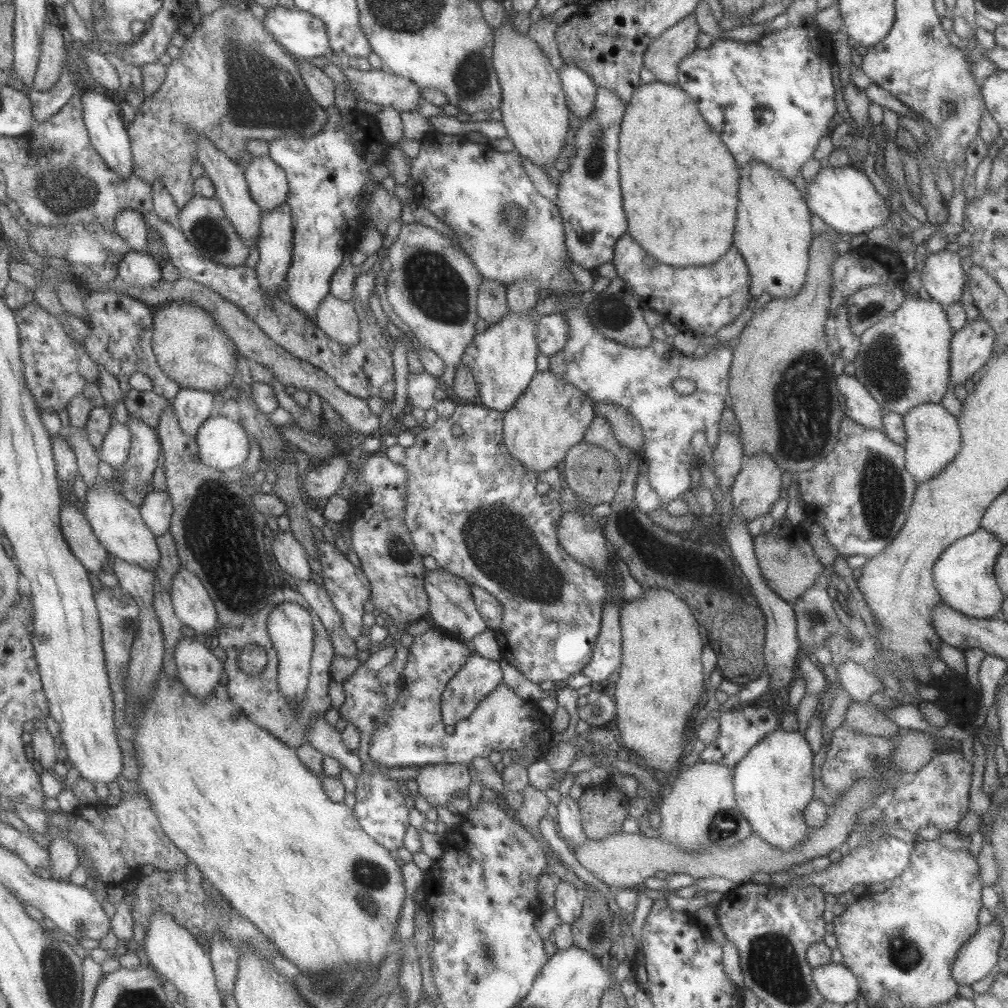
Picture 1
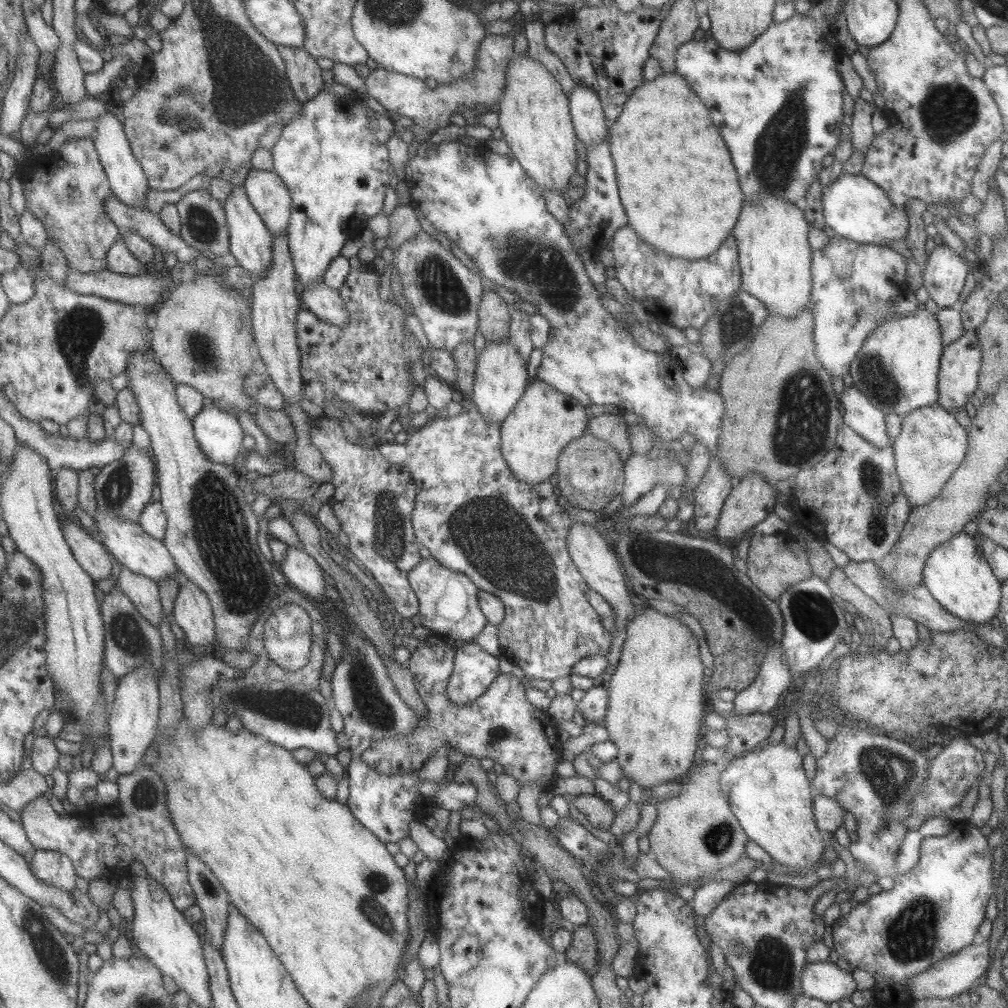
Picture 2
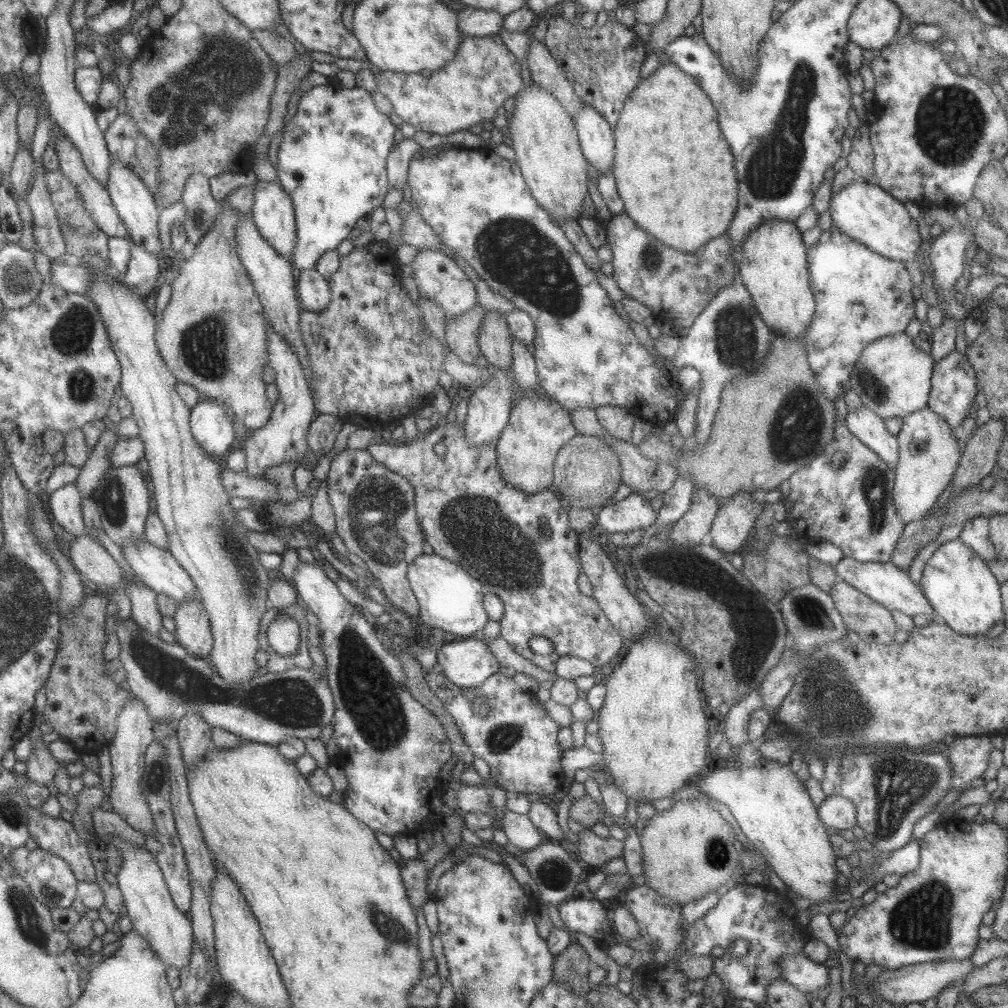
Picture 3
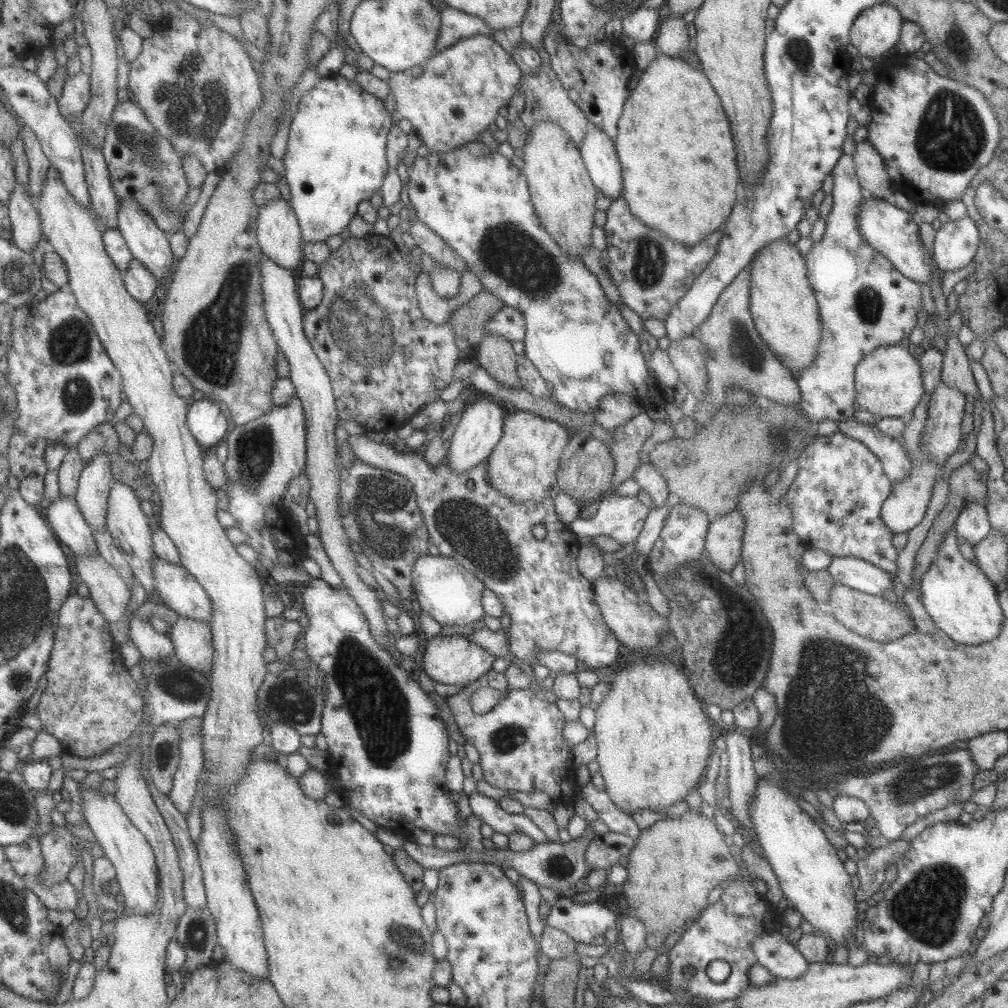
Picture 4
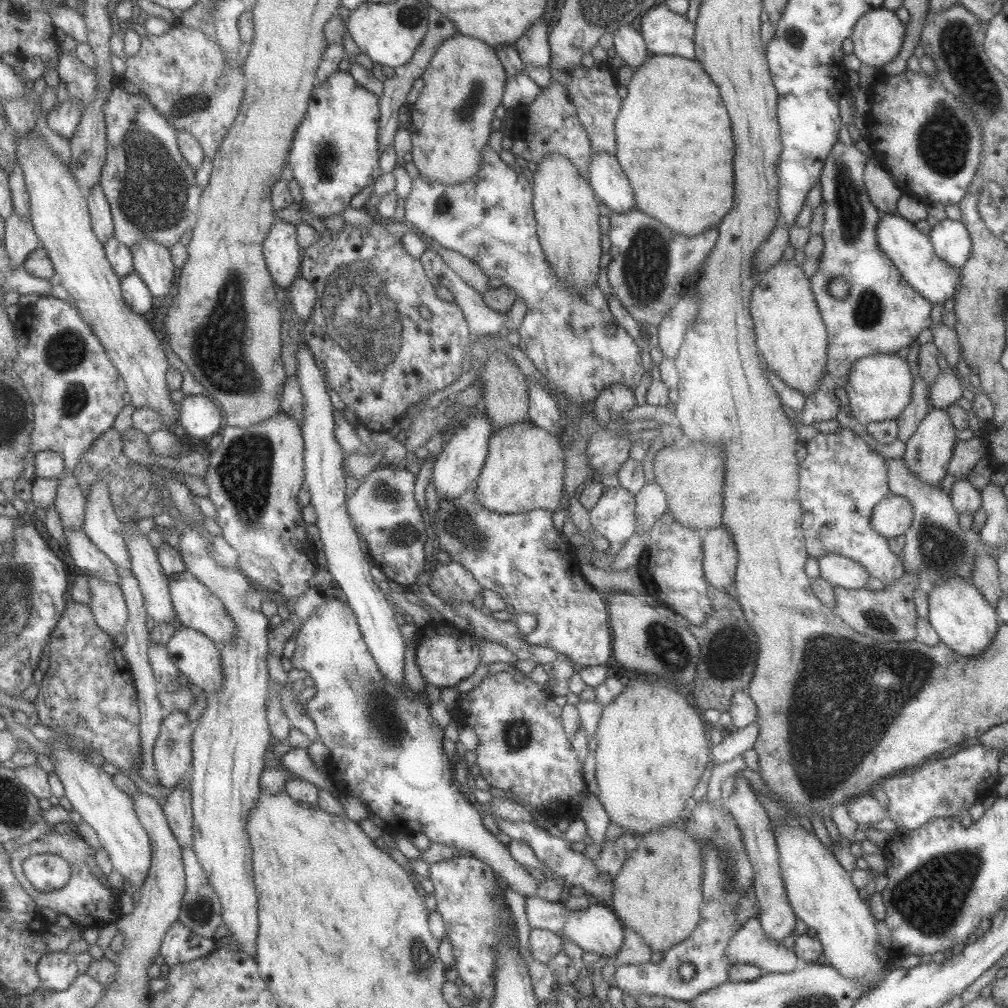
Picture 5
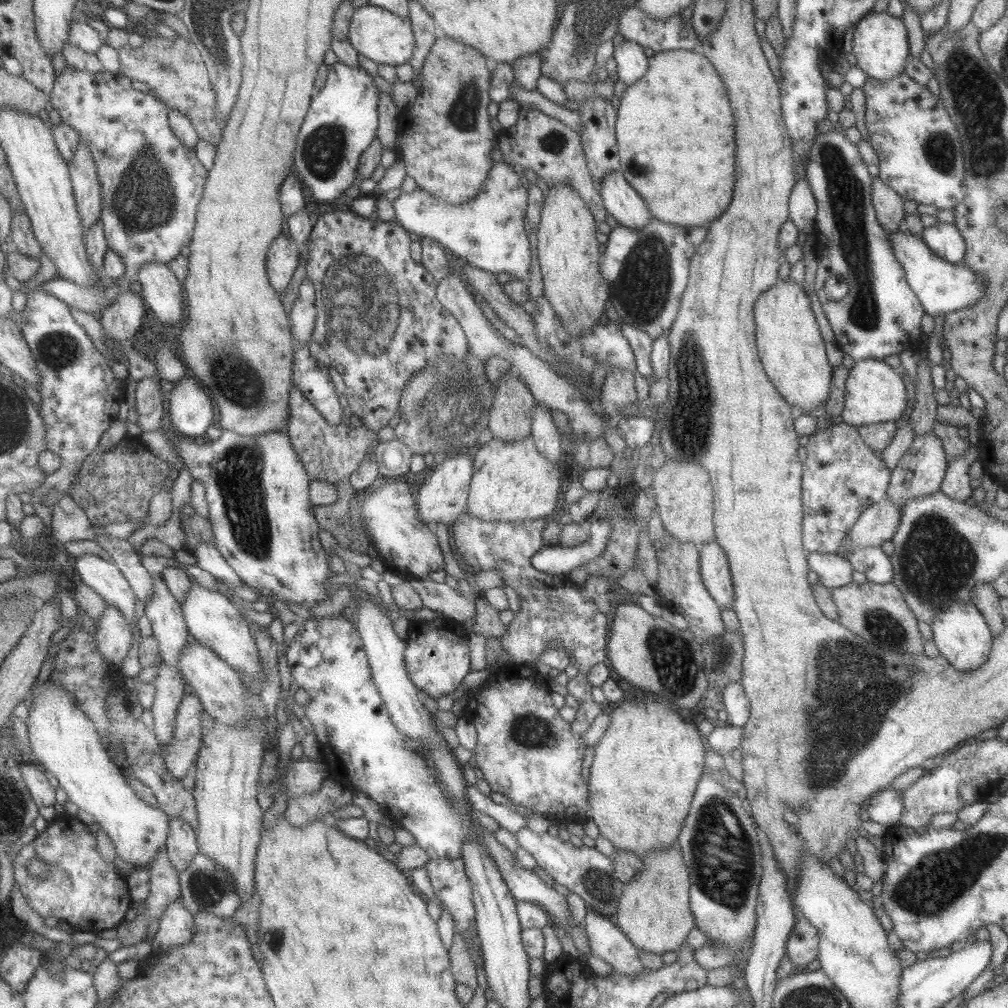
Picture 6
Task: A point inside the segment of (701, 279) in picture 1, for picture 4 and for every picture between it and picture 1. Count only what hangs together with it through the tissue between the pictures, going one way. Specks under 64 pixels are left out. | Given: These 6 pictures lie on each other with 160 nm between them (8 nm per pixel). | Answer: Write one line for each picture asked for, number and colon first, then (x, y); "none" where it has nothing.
2: (683, 293)
3: (675, 286)
4: (651, 272)

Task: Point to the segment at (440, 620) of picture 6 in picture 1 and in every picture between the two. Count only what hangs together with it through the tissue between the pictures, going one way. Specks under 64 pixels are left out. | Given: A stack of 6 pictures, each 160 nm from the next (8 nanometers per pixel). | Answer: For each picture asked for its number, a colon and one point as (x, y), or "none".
1: (478, 676)
2: (473, 670)
3: (466, 662)
4: (453, 659)
5: (445, 655)

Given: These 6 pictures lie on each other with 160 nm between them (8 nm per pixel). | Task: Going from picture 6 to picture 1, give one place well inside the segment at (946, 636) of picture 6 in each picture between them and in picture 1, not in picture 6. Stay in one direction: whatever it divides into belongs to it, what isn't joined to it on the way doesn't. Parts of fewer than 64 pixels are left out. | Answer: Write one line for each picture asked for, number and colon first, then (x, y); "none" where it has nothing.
1: (963, 576)
2: (955, 572)
3: (963, 593)
4: (962, 603)
5: (960, 616)

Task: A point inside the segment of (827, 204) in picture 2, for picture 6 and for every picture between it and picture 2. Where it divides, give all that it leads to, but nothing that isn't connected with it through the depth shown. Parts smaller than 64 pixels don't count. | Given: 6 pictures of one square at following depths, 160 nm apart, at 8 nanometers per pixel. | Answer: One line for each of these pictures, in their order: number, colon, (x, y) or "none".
3: (866, 213)
4: (893, 232)
5: (911, 251)
6: (941, 287)

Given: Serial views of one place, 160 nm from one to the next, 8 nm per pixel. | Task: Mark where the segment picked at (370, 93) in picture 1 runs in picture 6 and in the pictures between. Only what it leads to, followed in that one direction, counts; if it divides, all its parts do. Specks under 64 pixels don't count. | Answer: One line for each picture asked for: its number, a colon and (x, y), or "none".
2: (431, 108)
3: (483, 75)
4: (460, 90)
5: (464, 81)
6: (448, 154)

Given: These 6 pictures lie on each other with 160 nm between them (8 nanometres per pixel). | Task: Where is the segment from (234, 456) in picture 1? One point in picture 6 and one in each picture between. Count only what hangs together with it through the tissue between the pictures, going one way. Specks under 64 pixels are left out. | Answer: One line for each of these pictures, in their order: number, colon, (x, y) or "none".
2: (218, 433)
3: (211, 428)
4: (206, 423)
5: (200, 417)
6: (190, 412)

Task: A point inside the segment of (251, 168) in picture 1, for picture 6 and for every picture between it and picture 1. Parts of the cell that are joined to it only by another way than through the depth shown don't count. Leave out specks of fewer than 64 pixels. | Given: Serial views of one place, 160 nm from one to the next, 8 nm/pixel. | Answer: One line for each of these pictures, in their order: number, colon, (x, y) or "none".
2: (266, 192)
3: (272, 210)
4: (278, 235)
5: (281, 252)
6: (282, 257)

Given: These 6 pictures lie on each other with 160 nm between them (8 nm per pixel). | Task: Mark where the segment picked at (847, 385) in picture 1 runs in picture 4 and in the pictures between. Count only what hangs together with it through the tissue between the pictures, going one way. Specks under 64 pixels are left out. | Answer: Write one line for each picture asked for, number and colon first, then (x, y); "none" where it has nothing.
2: (860, 415)
3: (864, 424)
4: (889, 451)

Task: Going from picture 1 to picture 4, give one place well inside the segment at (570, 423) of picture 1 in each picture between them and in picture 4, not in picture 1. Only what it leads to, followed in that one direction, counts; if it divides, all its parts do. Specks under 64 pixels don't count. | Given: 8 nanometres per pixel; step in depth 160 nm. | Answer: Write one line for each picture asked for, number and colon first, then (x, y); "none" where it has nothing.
2: (543, 421)
3: (537, 427)
4: (522, 465)

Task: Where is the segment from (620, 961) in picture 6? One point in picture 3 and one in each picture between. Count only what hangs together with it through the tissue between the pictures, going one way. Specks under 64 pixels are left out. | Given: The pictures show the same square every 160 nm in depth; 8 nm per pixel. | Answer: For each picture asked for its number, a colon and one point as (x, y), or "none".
3: (587, 915)
4: (587, 923)
5: (596, 929)

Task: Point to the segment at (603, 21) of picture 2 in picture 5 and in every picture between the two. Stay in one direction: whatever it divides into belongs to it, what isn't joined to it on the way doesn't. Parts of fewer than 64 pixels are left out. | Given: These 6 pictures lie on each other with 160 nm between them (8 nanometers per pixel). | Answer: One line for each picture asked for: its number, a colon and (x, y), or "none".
3: (602, 63)
4: (596, 78)
5: (592, 91)

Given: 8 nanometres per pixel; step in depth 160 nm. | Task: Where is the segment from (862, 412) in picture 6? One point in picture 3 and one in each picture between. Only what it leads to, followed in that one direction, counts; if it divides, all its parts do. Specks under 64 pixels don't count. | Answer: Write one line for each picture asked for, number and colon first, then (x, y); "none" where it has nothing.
3: (892, 376)
4: (887, 383)
5: (879, 386)

